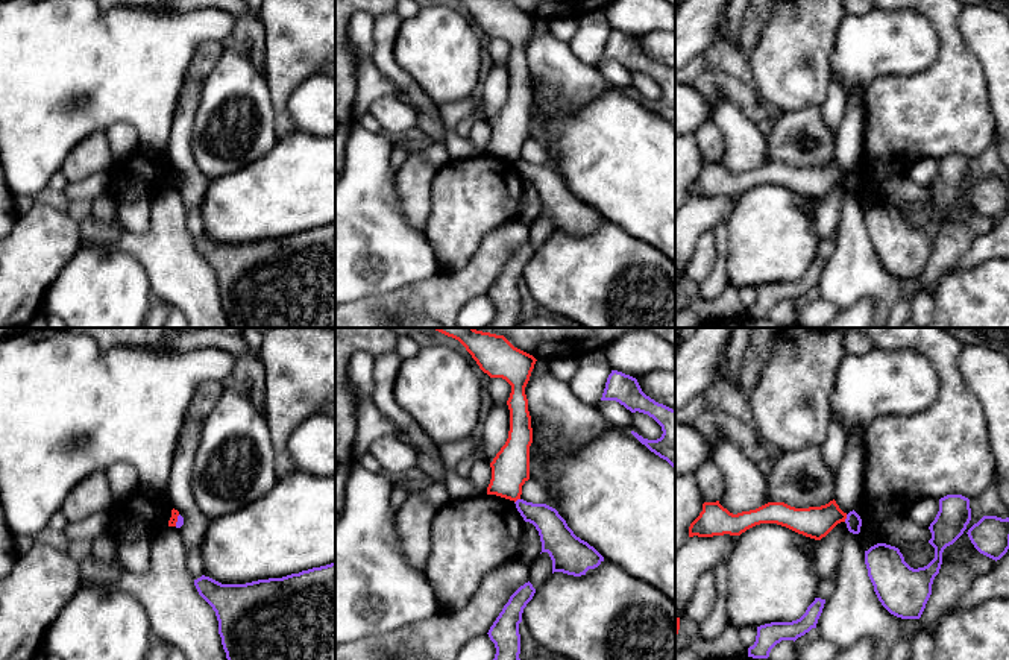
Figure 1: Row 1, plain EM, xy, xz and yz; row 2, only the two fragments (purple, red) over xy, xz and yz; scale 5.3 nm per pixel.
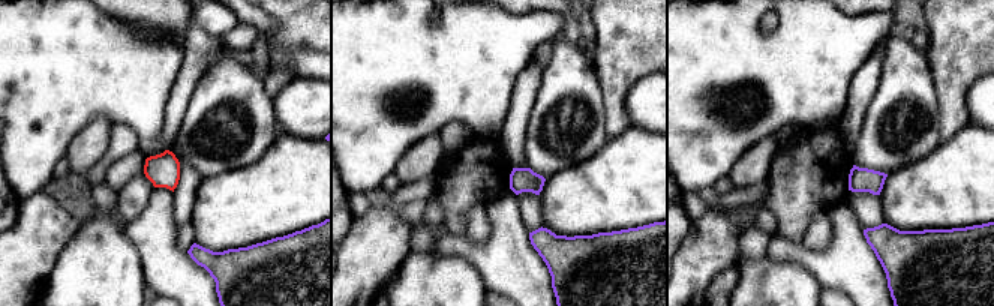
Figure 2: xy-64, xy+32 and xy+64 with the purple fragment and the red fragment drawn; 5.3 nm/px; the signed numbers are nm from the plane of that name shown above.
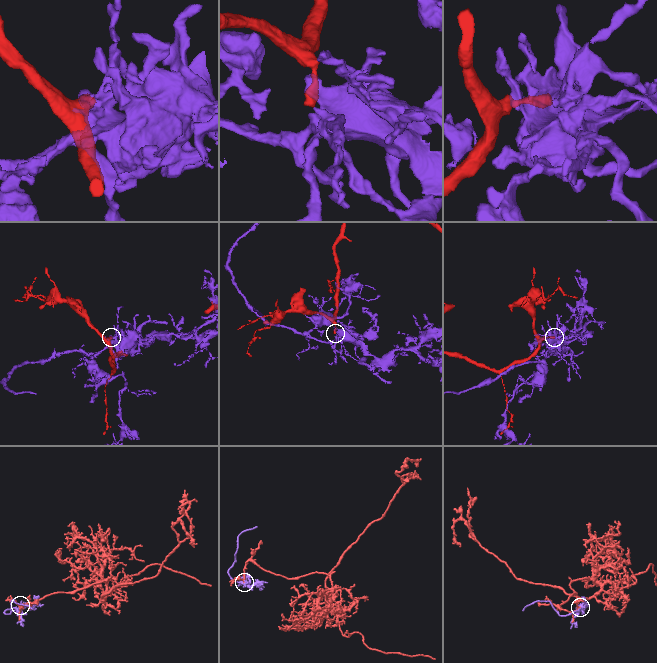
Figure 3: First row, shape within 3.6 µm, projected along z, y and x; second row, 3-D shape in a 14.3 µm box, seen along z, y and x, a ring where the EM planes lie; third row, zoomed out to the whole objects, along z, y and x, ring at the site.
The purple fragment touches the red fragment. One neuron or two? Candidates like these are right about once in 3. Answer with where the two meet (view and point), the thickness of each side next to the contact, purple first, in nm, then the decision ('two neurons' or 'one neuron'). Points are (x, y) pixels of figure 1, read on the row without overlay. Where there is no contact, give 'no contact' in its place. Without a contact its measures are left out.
yz (847, 178) | 90/170 nm | two neurons

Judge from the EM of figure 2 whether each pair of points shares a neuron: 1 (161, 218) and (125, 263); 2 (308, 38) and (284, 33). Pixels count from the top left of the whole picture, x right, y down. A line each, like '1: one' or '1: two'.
1: two
2: one

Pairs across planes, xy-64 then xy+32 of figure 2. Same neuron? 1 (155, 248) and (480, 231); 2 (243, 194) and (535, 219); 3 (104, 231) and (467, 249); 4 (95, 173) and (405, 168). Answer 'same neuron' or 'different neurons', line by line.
1: different neurons
2: different neurons
3: different neurons
4: different neurons

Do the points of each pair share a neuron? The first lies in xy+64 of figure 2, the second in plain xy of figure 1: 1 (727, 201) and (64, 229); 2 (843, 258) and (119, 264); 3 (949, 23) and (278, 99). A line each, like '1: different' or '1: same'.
1: different
2: different
3: same

